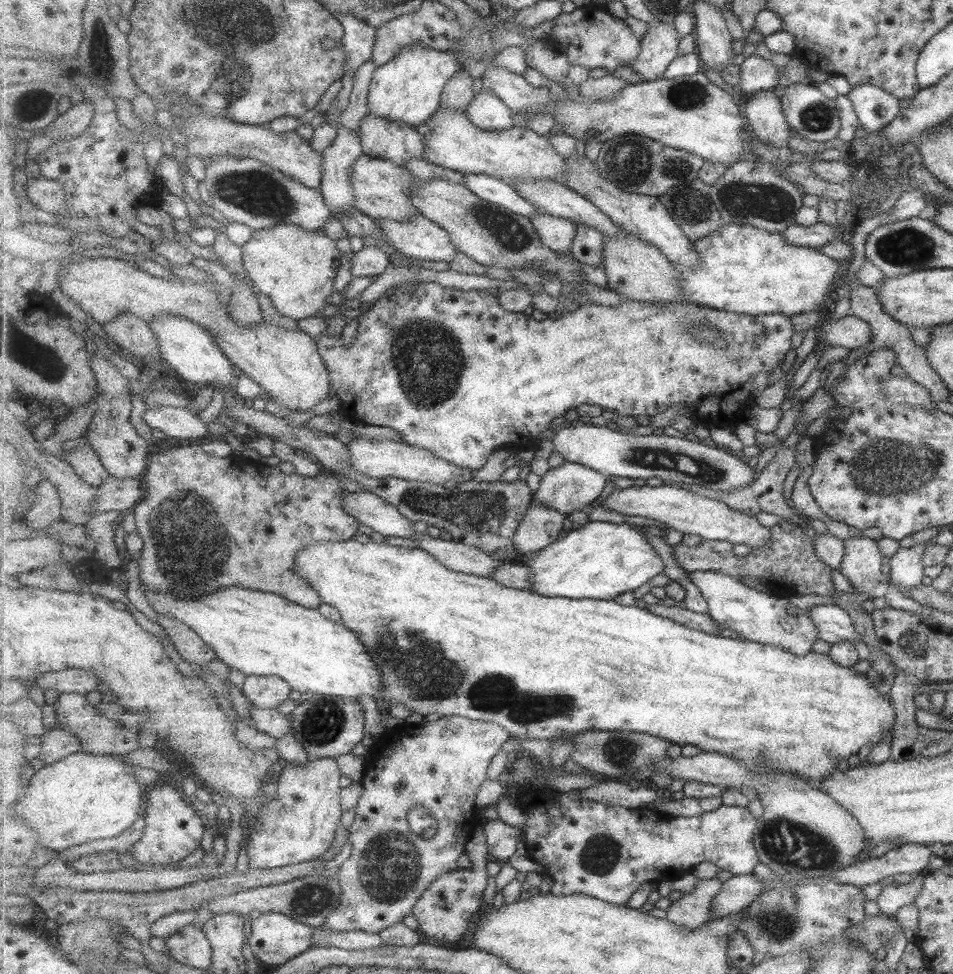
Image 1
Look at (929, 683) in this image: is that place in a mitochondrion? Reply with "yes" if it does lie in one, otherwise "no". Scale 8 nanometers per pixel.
no

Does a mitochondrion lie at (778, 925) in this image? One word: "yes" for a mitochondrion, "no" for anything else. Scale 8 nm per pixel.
yes

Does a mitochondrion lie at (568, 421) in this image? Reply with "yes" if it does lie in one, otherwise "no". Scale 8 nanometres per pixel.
no

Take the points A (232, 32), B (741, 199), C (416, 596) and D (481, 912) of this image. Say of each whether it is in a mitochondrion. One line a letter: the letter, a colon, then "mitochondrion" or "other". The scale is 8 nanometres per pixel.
A: mitochondrion
B: mitochondrion
C: other
D: other

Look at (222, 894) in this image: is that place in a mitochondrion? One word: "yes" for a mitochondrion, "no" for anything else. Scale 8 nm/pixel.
no

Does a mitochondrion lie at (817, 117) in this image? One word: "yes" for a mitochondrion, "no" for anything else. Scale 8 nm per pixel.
yes

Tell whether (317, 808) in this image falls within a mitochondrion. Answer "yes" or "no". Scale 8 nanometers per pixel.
no

